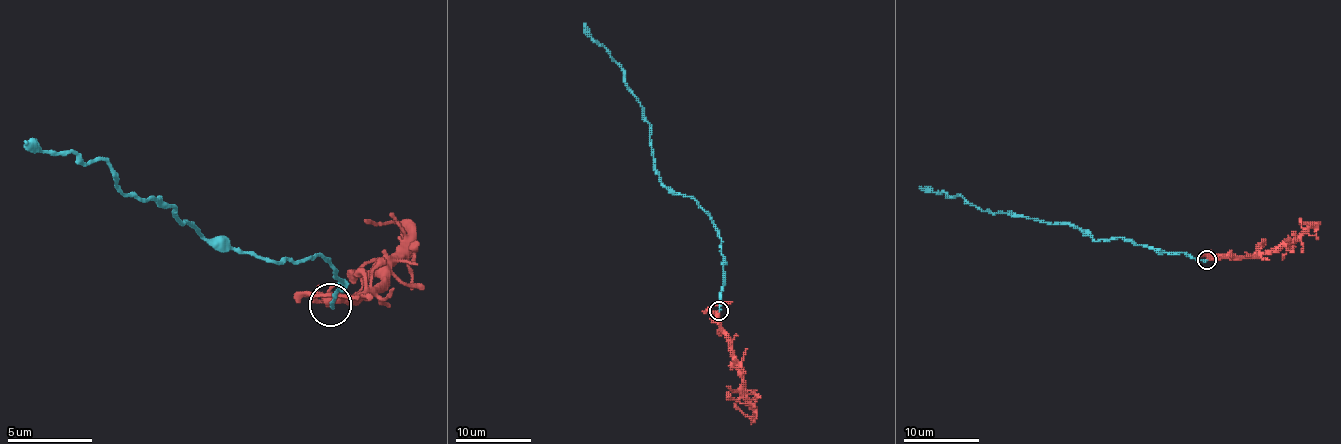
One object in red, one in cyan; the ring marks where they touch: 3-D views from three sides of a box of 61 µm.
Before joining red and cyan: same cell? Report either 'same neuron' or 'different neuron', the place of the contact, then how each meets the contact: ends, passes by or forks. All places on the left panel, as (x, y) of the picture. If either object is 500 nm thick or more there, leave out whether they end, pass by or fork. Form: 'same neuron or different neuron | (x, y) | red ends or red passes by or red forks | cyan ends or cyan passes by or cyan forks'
different neuron | (330, 304) | red forks | cyan ends

